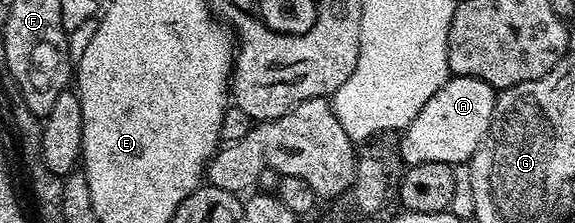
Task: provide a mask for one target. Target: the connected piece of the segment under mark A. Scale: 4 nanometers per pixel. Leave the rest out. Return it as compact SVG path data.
M448 77L445 85L429 96L425 108L406 123L407 131L399 138L399 154L404 162L408 167L425 164L426 161L466 163L475 155L481 140L485 140L485 132L489 132L496 97L495 87L481 80Z

